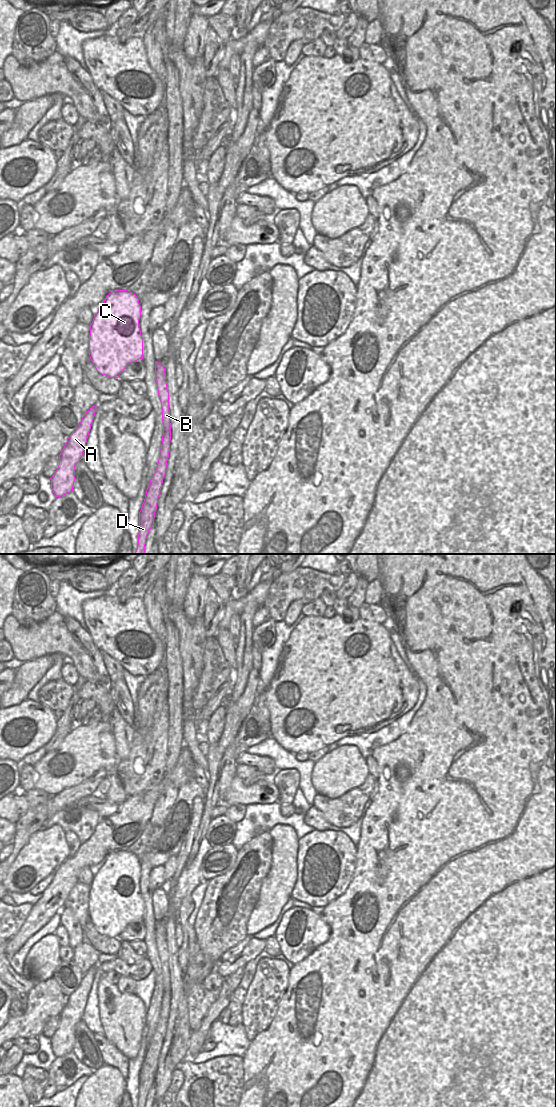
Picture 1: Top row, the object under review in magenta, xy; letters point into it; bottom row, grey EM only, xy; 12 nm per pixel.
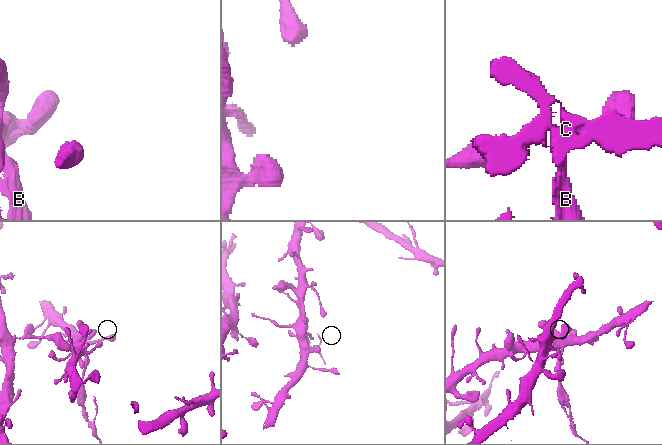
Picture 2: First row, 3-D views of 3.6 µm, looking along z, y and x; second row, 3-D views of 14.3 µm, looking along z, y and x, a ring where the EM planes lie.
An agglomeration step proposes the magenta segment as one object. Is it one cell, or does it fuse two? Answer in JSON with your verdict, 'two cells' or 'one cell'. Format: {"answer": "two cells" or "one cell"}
{"answer": "two cells"}

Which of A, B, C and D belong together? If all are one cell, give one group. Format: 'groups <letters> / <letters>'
groups A B C / D

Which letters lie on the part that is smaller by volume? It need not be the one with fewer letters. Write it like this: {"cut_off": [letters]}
{"cut_off": ["D"]}

